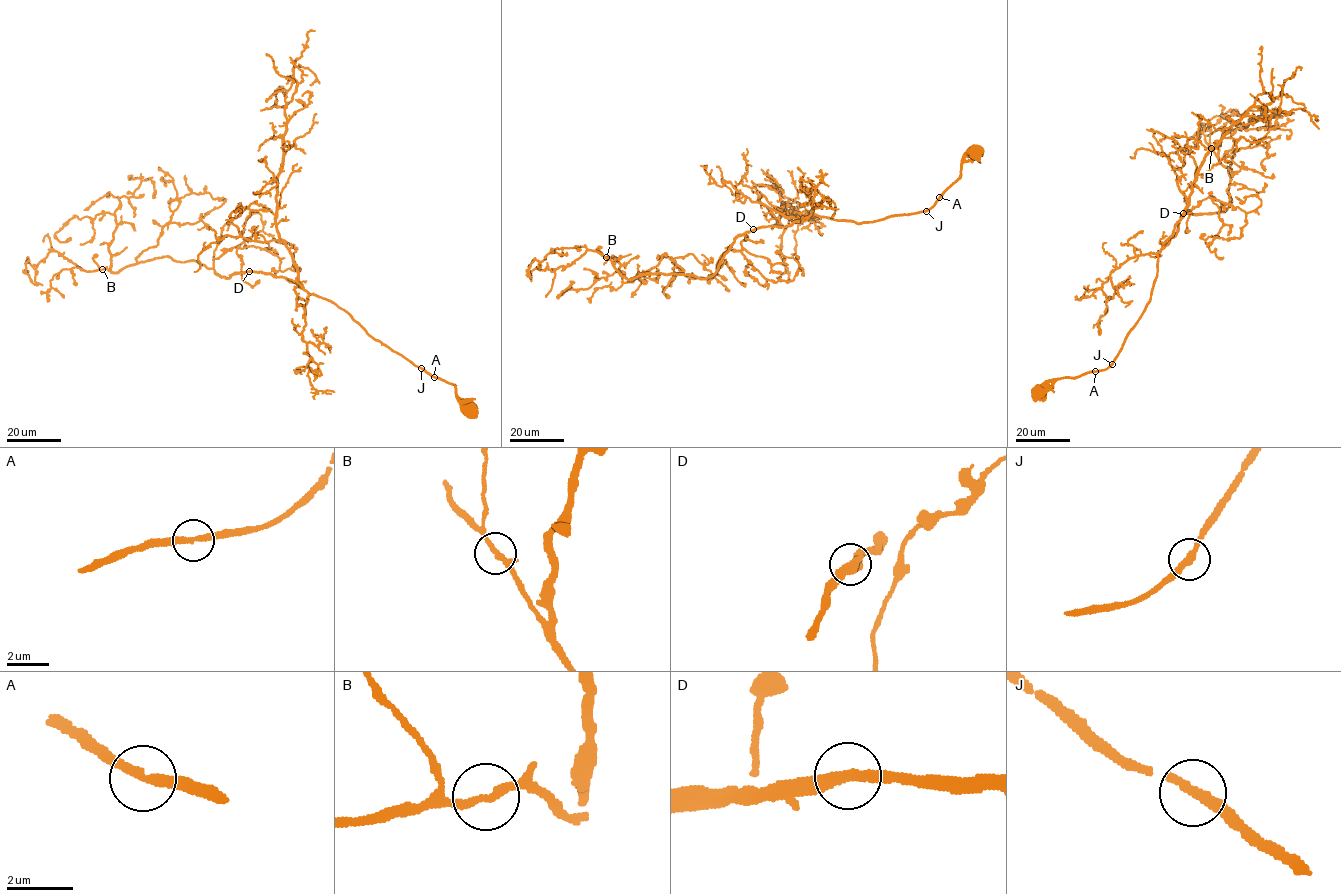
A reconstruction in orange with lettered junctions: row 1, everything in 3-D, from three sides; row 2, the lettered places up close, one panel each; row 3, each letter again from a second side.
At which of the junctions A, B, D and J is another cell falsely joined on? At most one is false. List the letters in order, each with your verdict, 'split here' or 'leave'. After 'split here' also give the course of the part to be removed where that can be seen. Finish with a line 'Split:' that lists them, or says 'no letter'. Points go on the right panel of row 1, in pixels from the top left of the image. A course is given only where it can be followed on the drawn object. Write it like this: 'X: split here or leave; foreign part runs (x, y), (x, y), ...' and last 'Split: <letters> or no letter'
A: leave
B: leave
D: leave
J: leave
Split: no letter

